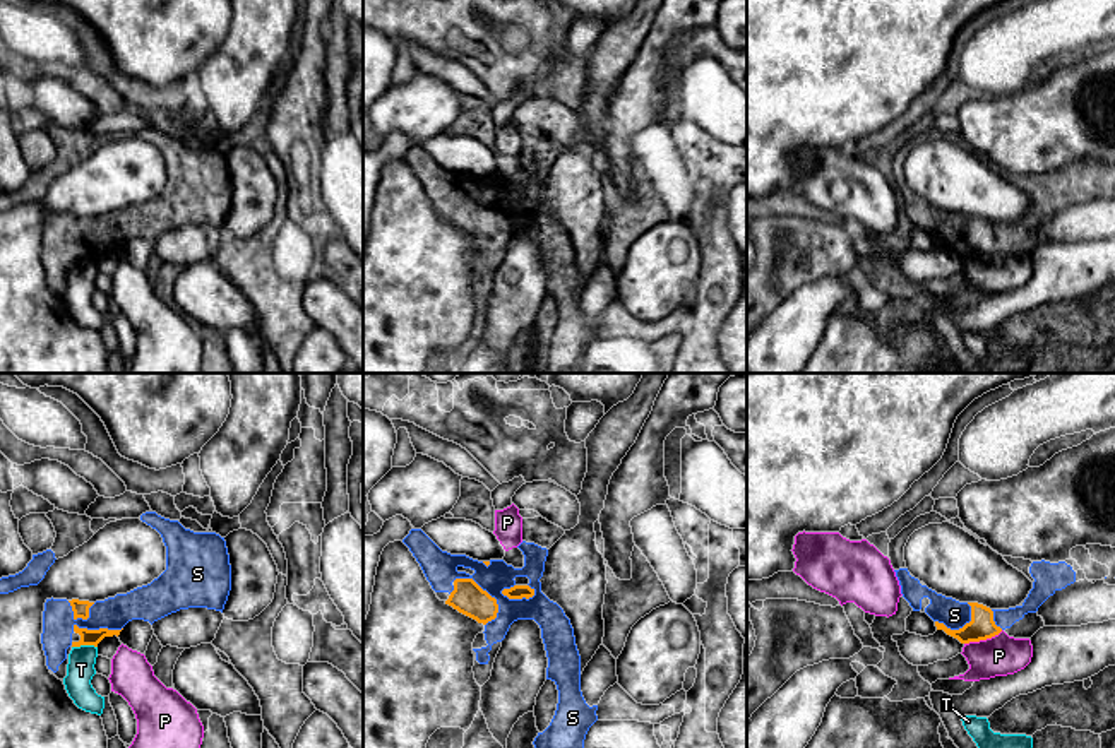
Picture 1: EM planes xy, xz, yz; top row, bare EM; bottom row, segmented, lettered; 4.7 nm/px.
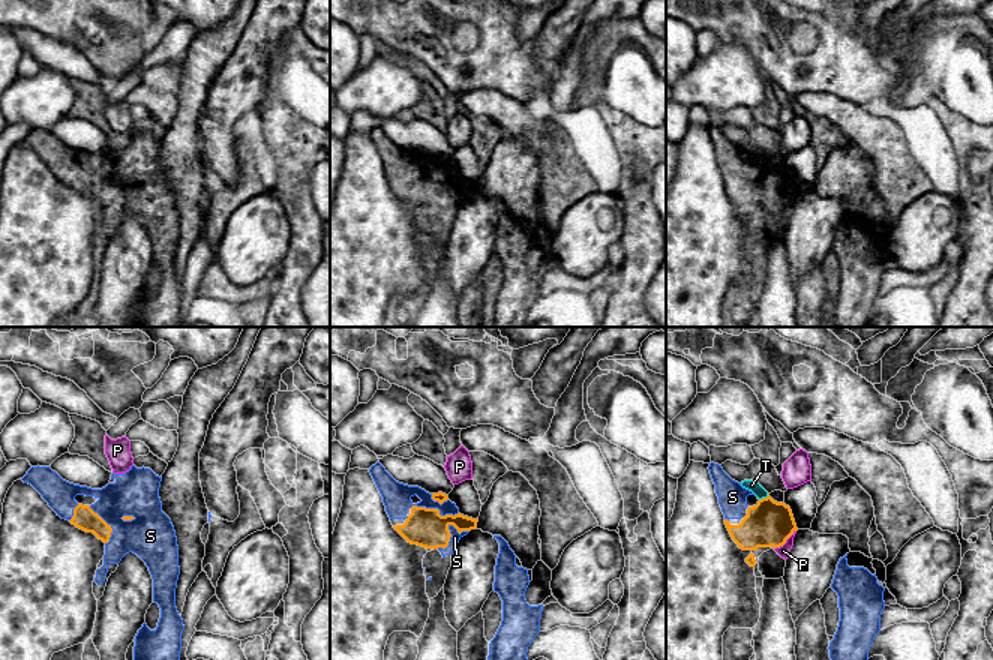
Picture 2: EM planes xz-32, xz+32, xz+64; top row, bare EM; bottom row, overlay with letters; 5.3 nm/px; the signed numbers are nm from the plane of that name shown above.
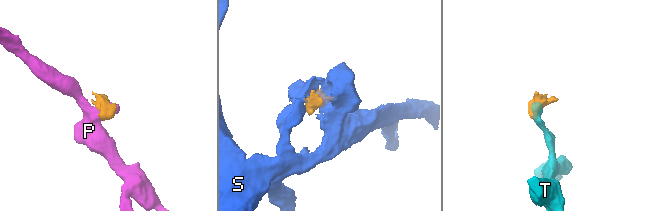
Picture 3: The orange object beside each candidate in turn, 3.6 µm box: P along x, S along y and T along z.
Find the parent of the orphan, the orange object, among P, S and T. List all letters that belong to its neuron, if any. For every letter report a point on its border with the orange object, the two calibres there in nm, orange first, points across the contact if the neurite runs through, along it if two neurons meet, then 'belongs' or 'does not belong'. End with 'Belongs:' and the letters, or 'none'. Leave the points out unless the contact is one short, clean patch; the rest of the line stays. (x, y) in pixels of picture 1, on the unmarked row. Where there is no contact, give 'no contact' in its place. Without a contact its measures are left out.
P: yz (983, 255) | 120/190 nm | along yz (1002, 247), (965, 261) | does not belong
S: xz (482, 206) | 160/160 nm | belongs
T: xy (84, 261) | 80/130 nm | along xy (96, 262), (72, 264) | does not belong
Belongs: S

